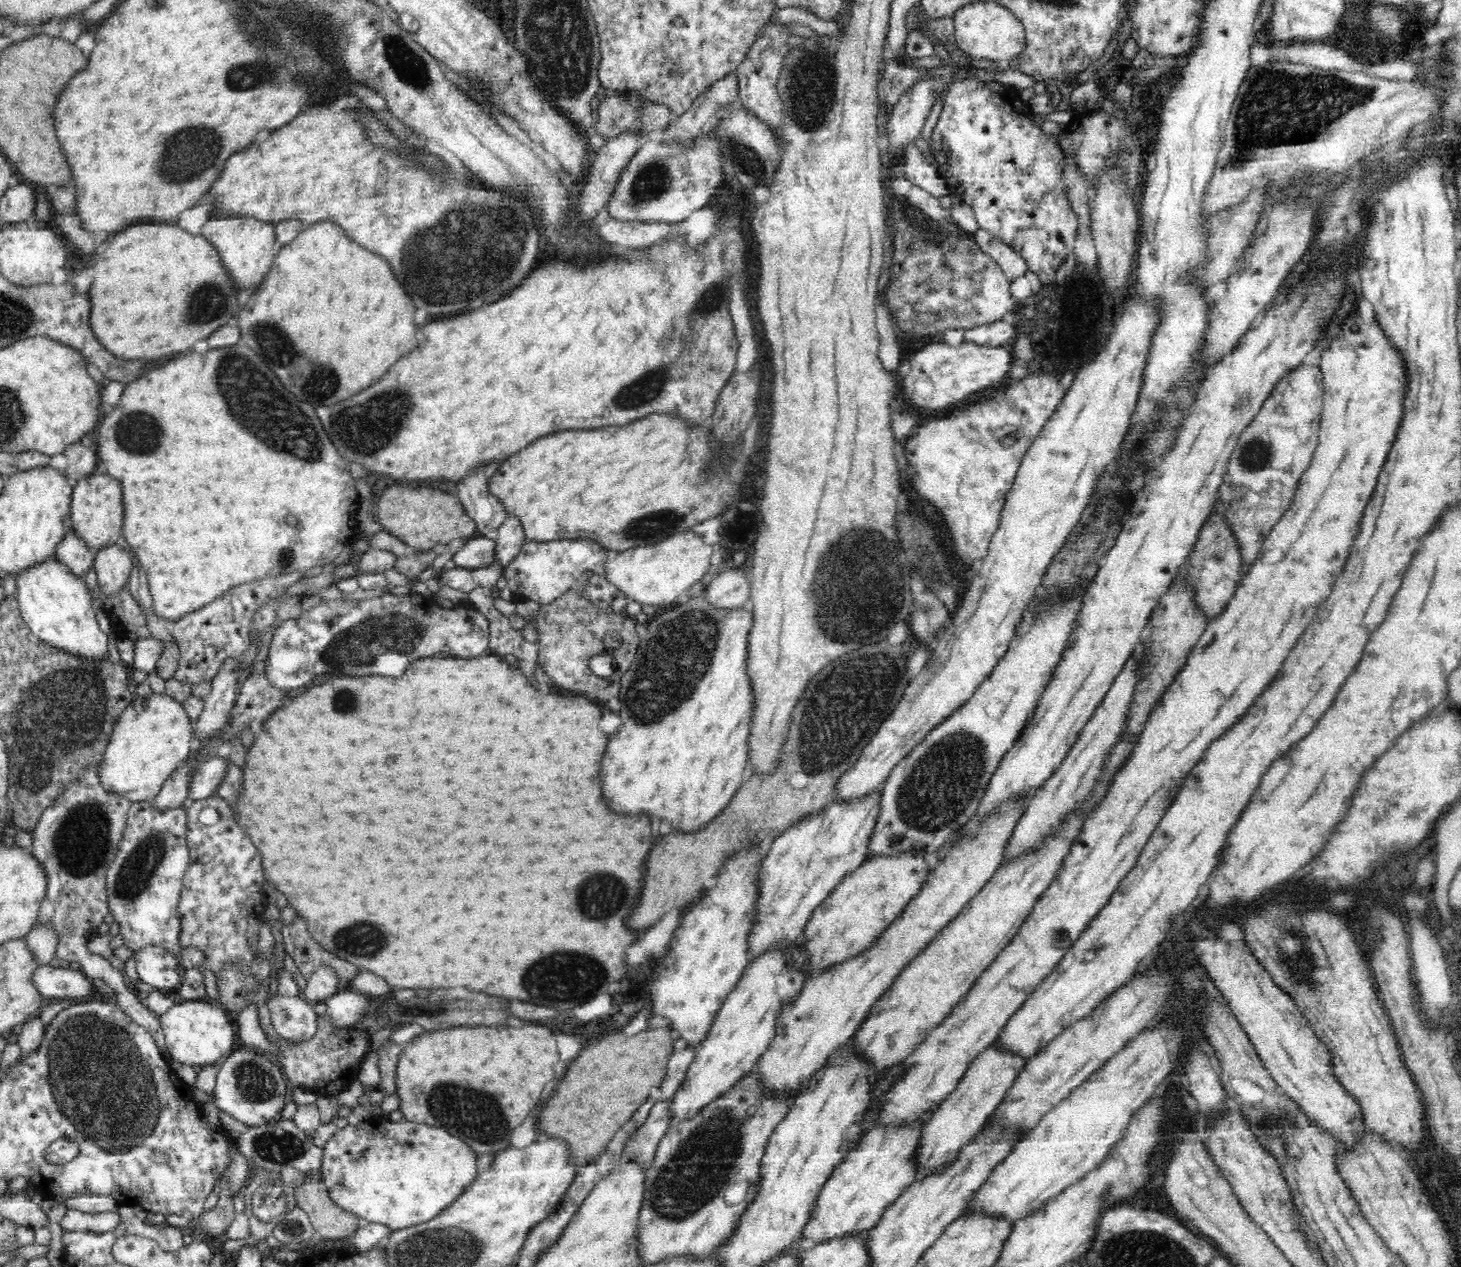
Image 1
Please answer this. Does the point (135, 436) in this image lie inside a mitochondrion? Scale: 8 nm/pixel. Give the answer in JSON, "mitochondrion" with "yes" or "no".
{"mitochondrion":"yes"}

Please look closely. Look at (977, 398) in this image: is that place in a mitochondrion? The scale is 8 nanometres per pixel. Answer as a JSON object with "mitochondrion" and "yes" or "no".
{"mitochondrion":"no"}

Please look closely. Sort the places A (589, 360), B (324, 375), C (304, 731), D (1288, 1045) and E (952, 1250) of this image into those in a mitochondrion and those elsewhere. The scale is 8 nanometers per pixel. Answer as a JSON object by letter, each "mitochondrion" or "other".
{"A":"other","B":"mitochondrion","C":"other","D":"other","E":"other"}

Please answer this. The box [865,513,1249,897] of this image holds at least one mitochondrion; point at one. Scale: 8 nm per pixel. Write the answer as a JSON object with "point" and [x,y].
{"point":[937,791]}

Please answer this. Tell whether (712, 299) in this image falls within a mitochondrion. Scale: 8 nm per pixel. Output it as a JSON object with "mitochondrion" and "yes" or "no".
{"mitochondrion":"yes"}

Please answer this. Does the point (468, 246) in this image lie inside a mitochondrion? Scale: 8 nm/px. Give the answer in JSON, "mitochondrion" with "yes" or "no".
{"mitochondrion":"yes"}

